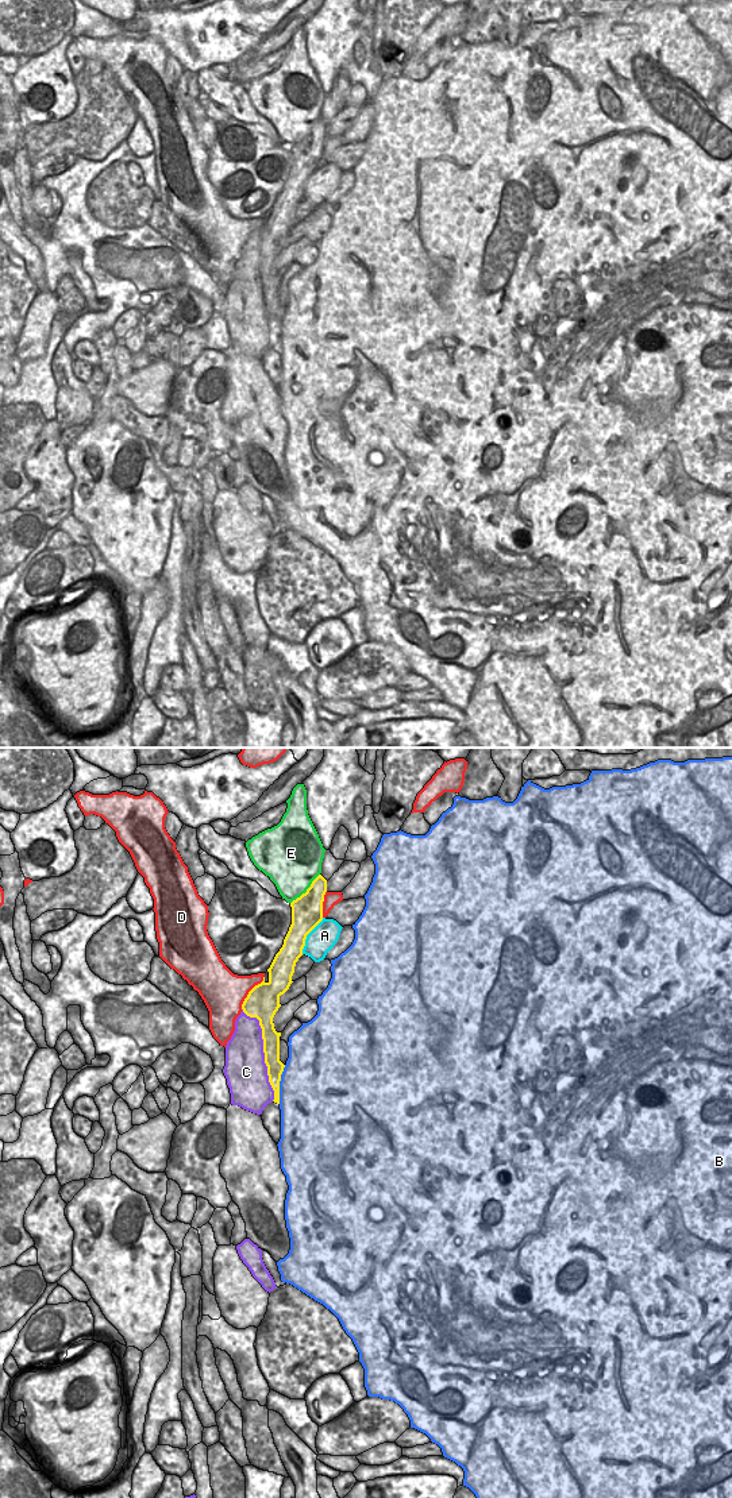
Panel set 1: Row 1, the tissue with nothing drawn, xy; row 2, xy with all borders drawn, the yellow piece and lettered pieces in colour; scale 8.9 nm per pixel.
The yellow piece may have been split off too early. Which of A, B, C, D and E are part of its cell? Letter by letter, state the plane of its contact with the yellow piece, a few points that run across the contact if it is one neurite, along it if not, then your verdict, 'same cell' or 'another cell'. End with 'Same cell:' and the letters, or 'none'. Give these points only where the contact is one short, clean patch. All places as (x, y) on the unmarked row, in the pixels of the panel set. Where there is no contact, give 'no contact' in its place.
A: xy | xy (323, 162), (307, 180), (301, 197) | another cell
B: xy | xy (285, 309), (281, 317), (278, 347) | another cell
C: xy | another cell
D: xy | another cell
E: xy | another cell
Same cell: none

